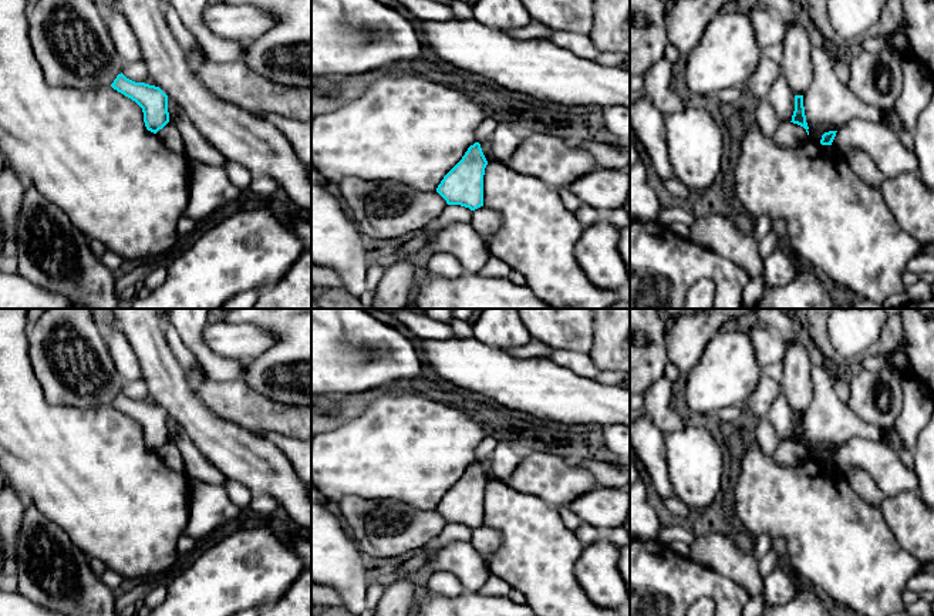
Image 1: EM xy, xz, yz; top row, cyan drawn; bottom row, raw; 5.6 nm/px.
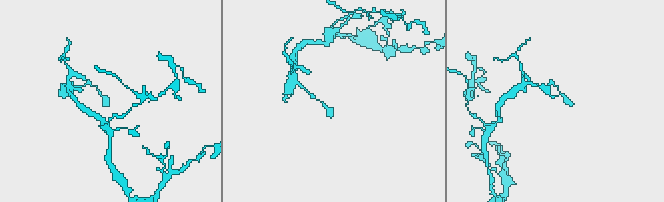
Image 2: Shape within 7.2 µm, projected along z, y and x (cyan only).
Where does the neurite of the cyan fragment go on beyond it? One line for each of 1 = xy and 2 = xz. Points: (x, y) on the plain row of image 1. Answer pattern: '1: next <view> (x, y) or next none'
1: next none
2: next none

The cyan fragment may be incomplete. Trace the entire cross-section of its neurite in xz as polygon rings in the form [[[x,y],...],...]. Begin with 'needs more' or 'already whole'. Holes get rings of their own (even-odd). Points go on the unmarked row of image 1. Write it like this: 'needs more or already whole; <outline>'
already whole; [[[481,462],[468,467],[462,478],[444,495],[436,511],[448,524],[475,529],[483,525],[483,494],[488,479]]]

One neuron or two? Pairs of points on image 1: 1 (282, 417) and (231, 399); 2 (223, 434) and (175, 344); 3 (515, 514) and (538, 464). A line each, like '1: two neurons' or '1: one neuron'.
1: one neuron
2: two neurons
3: two neurons

